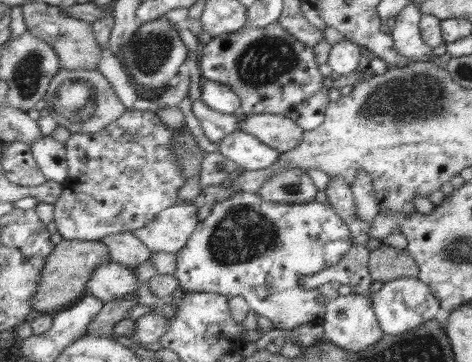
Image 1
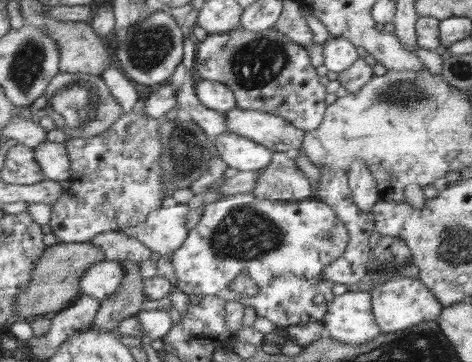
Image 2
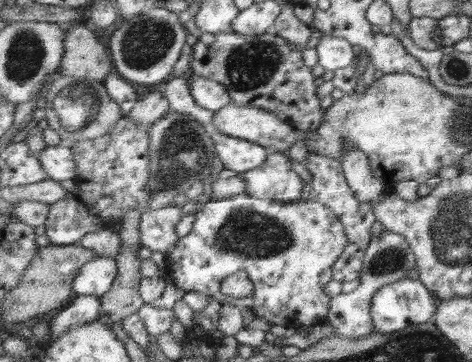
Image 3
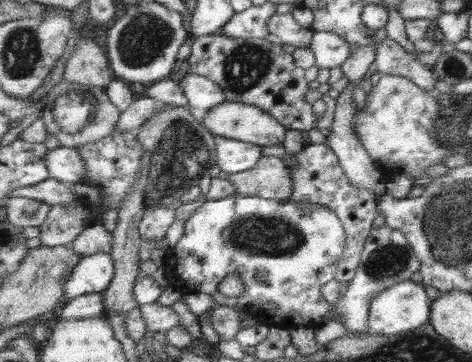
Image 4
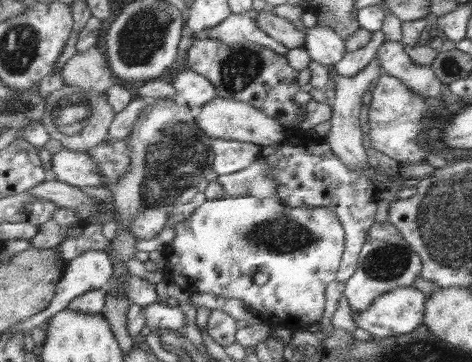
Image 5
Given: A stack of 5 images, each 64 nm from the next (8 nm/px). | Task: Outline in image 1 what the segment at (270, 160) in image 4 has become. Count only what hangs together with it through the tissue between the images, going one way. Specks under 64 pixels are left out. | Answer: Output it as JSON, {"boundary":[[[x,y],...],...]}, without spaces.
{"boundary":[[[291,170],[273,176],[259,194],[269,202],[313,204],[317,200],[319,190],[305,170]]]}

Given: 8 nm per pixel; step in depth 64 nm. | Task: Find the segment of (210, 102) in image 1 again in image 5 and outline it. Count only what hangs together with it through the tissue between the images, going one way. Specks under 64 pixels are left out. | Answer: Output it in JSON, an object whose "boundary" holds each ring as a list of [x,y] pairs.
{"boundary":[[[183,72],[173,82],[179,88],[181,100],[193,110],[193,108],[205,108],[209,102],[217,102],[221,98],[217,86],[199,72]]]}

